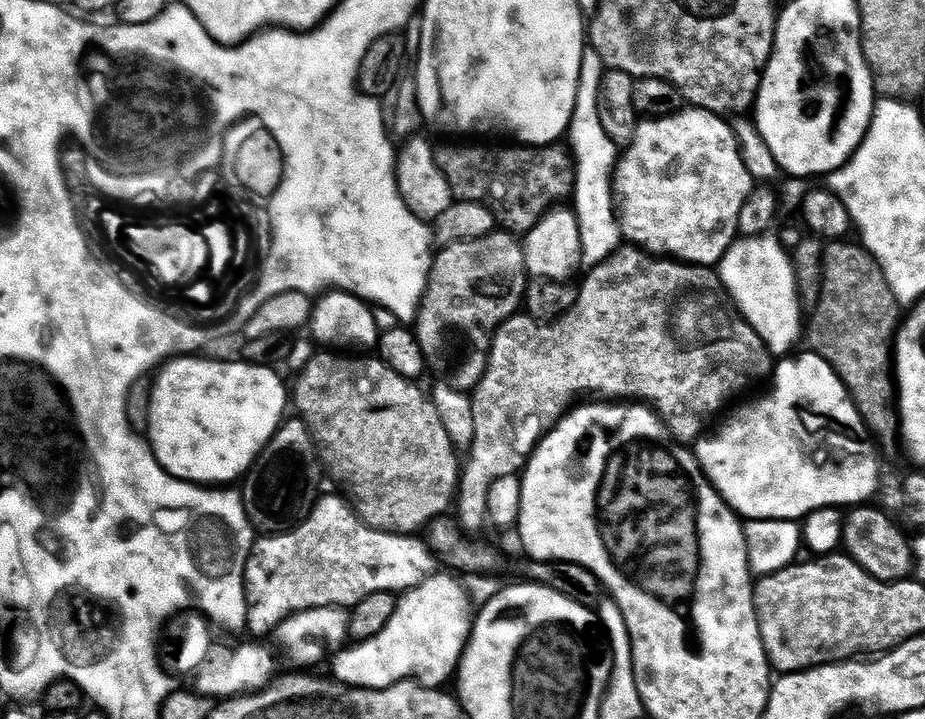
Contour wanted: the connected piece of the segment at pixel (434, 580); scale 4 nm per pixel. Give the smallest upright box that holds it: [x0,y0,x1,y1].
[331,575,474,688]

